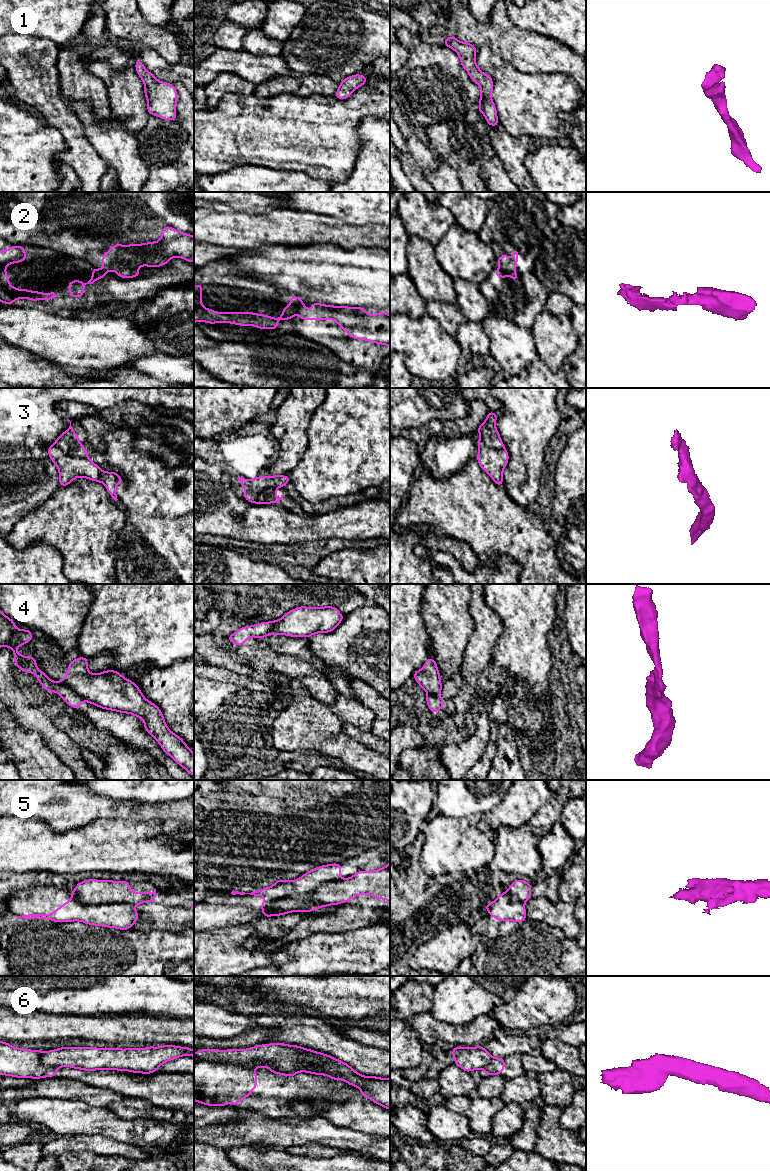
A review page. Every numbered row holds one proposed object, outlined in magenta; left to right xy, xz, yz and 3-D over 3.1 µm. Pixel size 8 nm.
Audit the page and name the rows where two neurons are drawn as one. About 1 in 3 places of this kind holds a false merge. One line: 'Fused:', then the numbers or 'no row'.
Fused: 2, 3, 4, 5, 6

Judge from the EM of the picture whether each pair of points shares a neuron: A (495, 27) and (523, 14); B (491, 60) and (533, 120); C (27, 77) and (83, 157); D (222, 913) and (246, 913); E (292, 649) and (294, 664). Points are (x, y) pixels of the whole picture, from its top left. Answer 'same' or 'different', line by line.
A: different
B: same
C: same
D: same
E: different

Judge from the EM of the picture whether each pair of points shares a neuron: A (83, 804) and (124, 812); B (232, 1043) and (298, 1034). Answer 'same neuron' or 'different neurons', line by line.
A: same neuron
B: different neurons

